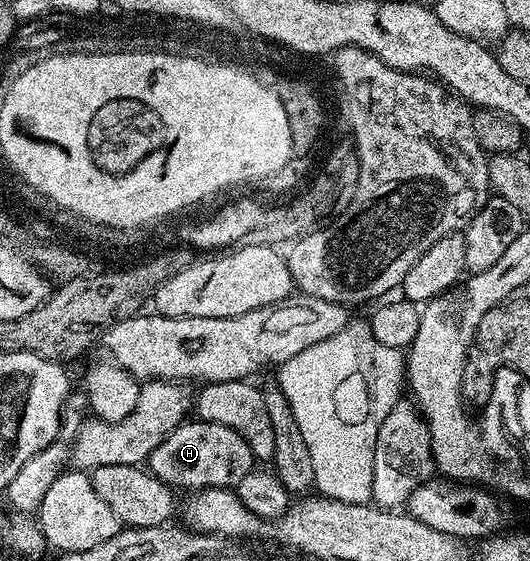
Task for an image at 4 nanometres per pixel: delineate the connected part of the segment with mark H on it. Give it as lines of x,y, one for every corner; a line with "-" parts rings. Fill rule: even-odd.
189,419
176,427
159,446
152,451
147,460
150,472
174,489
182,487
185,493
203,491
207,487
236,488
239,481
251,470
254,470
256,459
250,451
250,446
243,441
241,435
227,425
218,422
203,422
198,419

